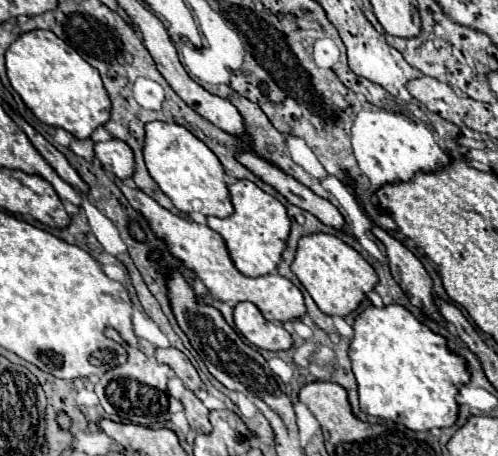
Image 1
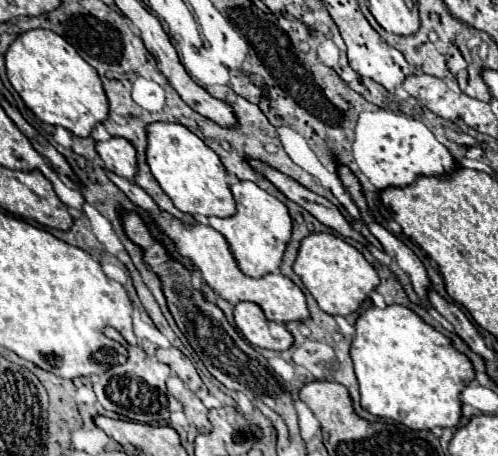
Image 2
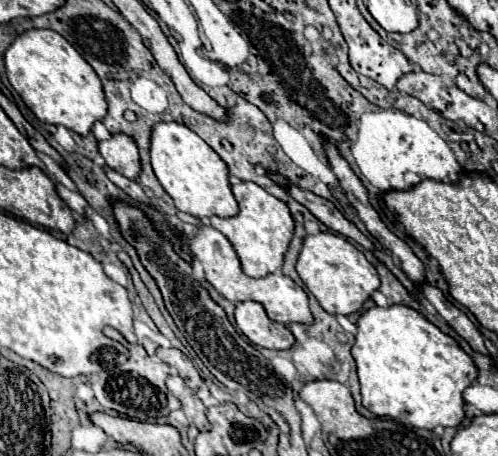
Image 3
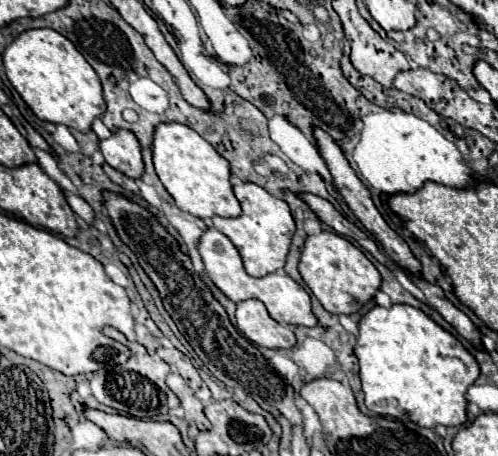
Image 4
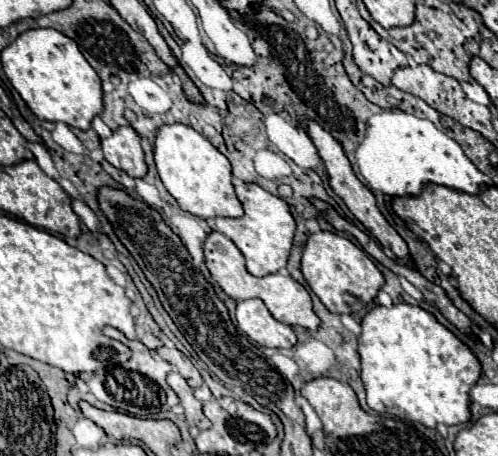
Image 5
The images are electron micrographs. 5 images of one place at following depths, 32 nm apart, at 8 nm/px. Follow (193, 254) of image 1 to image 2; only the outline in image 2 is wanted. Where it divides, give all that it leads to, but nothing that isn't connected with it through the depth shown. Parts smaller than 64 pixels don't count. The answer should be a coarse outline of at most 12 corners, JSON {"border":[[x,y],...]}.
{"border":[[108,172],[148,210],[230,304],[256,302],[268,320],[306,322],[306,296],[290,278],[250,278],[212,226],[184,226],[138,184]]}

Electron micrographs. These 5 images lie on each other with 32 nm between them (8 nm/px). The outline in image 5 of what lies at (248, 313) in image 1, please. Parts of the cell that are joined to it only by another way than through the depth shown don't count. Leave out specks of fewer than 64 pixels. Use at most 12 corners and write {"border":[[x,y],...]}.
{"border":[[260,298],[238,302],[238,328],[260,346],[292,348],[292,326]]}

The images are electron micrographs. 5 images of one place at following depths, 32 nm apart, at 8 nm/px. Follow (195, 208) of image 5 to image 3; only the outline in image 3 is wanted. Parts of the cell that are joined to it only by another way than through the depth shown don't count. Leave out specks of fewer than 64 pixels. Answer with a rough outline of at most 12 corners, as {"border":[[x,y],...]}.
{"border":[[188,126],[152,128],[152,168],[178,210],[236,216],[226,162]]}

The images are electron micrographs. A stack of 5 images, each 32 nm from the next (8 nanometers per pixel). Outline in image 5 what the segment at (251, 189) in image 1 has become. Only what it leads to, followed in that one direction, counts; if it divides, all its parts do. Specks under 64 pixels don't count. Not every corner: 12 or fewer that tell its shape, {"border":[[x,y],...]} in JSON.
{"border":[[234,178],[242,218],[216,218],[252,276],[286,268],[296,222],[282,198]]}

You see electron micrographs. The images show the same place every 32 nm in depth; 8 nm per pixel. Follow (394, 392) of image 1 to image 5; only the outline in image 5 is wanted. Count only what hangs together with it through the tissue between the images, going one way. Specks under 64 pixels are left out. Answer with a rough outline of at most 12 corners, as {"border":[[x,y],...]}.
{"border":[[374,306],[358,352],[372,410],[470,420],[482,364],[434,314]]}

